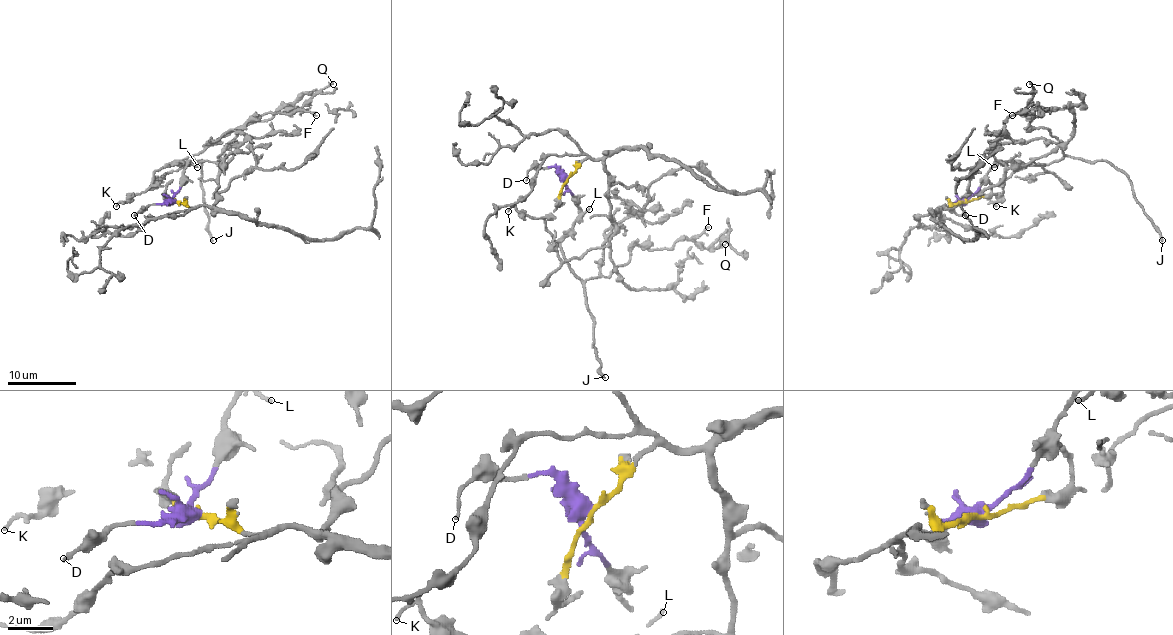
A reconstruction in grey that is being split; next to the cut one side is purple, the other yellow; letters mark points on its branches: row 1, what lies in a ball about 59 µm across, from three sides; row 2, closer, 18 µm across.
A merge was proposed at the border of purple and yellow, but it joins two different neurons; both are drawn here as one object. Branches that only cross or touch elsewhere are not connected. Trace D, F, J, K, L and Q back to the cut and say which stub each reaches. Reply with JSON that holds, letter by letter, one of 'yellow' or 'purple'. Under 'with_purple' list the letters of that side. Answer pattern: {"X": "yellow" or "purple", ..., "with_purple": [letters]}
{"D": "purple", "F": "purple", "J": "purple", "K": "purple", "L": "purple", "Q": "purple", "with_purple": ["D", "F", "J", "K", "L", "Q"]}

